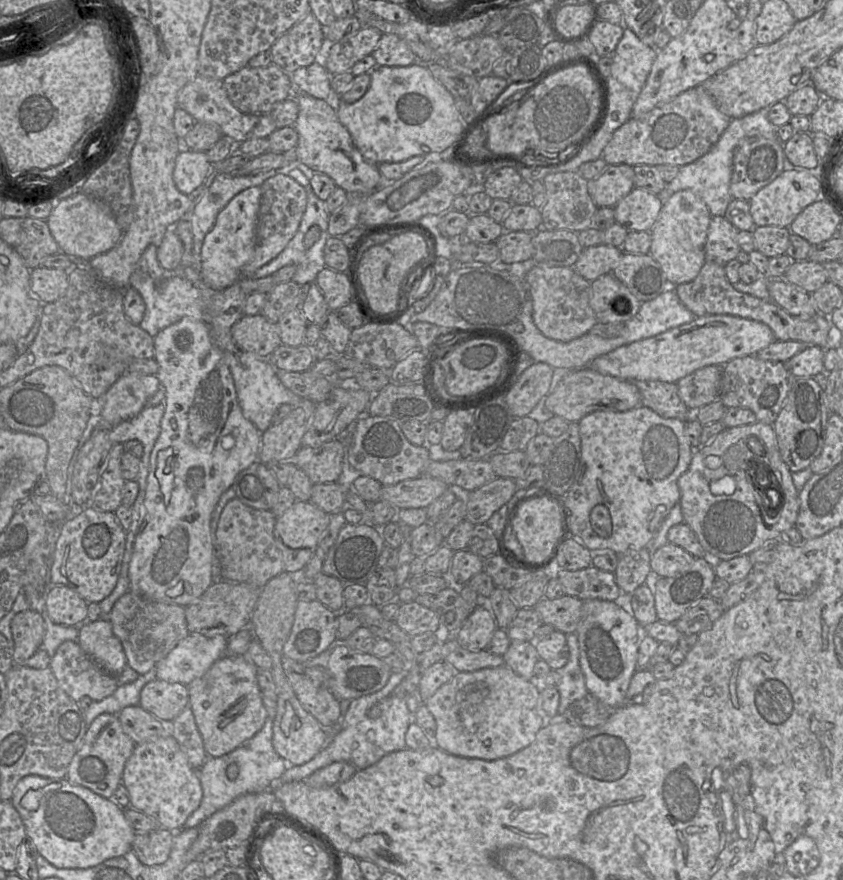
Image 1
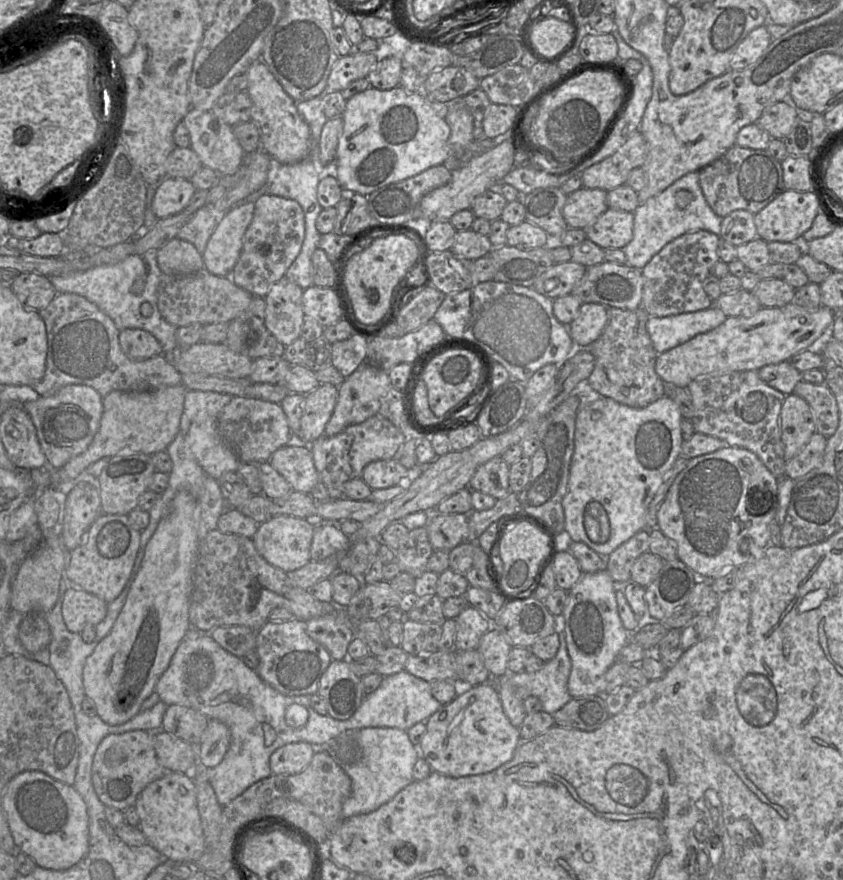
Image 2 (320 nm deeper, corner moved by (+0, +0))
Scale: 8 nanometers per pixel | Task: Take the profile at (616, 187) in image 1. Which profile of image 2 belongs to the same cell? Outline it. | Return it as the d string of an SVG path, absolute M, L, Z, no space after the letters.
M581 187L567 196L563 217L568 228L586 229L608 208L607 191Z

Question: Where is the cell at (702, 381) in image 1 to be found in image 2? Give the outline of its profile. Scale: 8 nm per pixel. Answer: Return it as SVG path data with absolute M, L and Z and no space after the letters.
M600 396L580 405L576 415L574 453L570 464L568 490L563 497L564 527L571 542L583 542L603 557L647 527L649 504L681 454L682 415L669 396L644 408L633 408Z

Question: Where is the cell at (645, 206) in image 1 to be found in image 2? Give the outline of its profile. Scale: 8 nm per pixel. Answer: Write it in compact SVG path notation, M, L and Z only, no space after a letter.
M608 208L585 232L602 249L623 249L633 238L633 228L634 212Z

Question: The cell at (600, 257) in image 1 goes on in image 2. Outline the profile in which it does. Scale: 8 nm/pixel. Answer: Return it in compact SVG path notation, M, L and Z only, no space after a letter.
M568 261L554 264L534 282L533 288L552 300L570 294L582 279L587 267Z

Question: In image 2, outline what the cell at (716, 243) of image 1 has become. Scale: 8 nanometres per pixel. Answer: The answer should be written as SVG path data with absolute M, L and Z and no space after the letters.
M706 230L683 234L667 243L642 269L644 280L641 307L649 316L666 317L704 310L713 300L703 288L712 267L720 260L718 244L721 237Z

